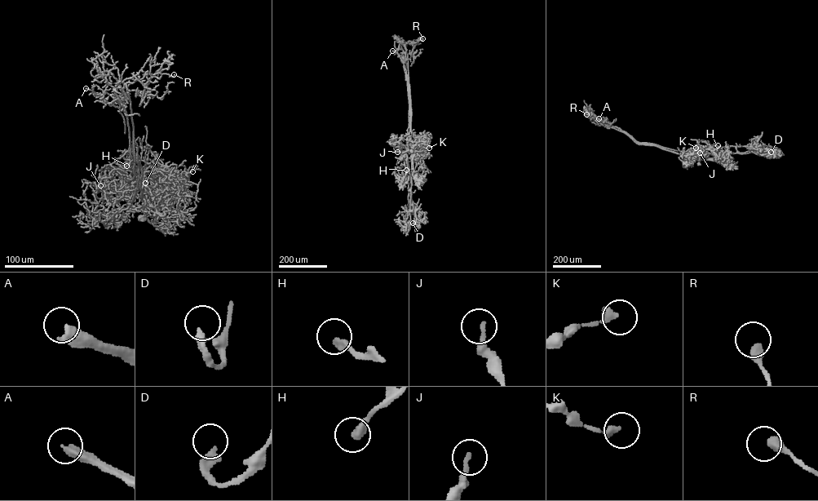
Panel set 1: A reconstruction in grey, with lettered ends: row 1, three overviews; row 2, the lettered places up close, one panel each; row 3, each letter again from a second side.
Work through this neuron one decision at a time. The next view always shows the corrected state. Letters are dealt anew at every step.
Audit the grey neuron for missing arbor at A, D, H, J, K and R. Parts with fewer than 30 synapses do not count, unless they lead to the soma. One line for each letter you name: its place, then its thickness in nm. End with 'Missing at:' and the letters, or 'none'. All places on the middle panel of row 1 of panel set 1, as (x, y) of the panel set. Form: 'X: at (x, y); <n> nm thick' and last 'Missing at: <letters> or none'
A: at (392, 50); 460 nm thick
Missing at: A

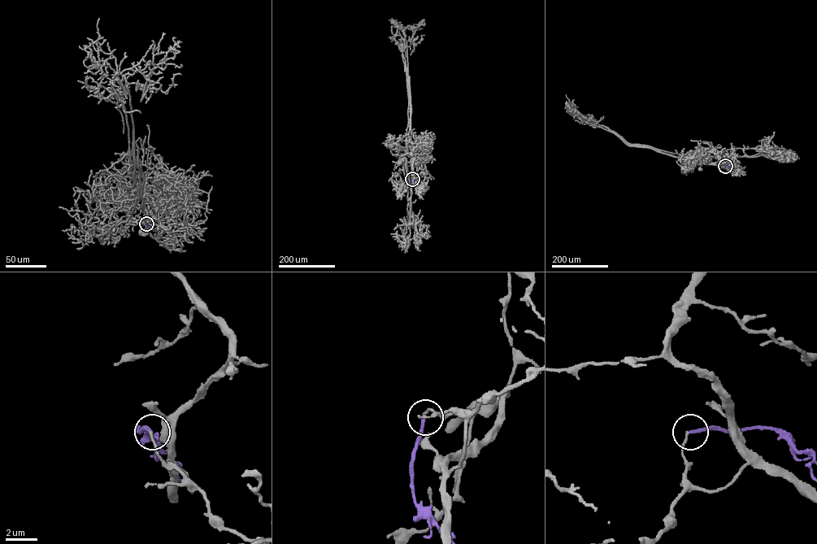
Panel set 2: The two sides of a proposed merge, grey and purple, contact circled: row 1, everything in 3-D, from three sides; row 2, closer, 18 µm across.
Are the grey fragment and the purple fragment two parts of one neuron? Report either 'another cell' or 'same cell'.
another cell

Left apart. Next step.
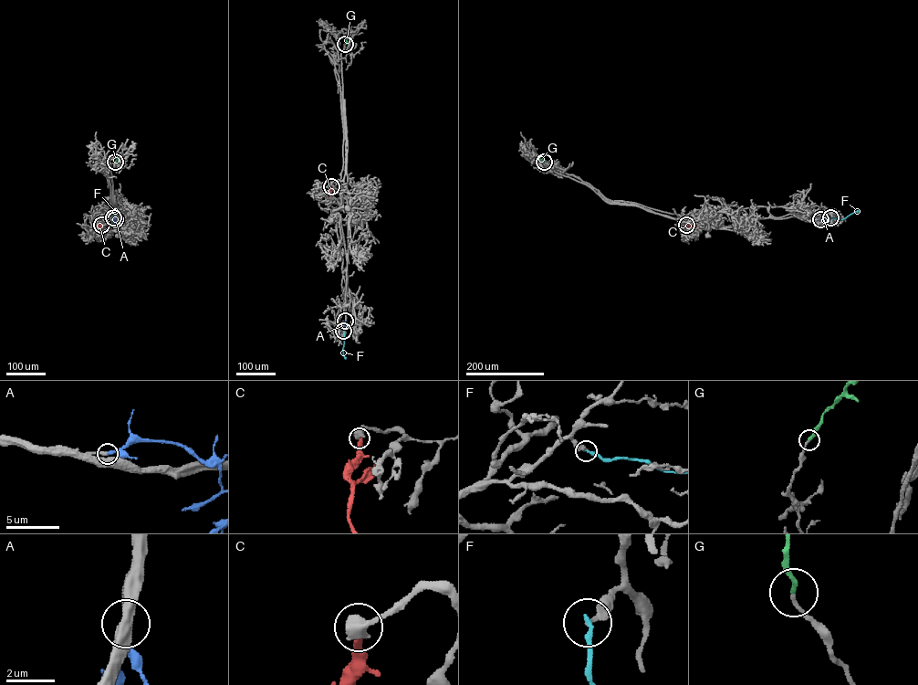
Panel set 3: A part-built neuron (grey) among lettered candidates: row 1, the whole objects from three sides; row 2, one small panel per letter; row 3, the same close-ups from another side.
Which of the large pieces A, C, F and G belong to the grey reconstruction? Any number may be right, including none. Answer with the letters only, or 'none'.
A, G

